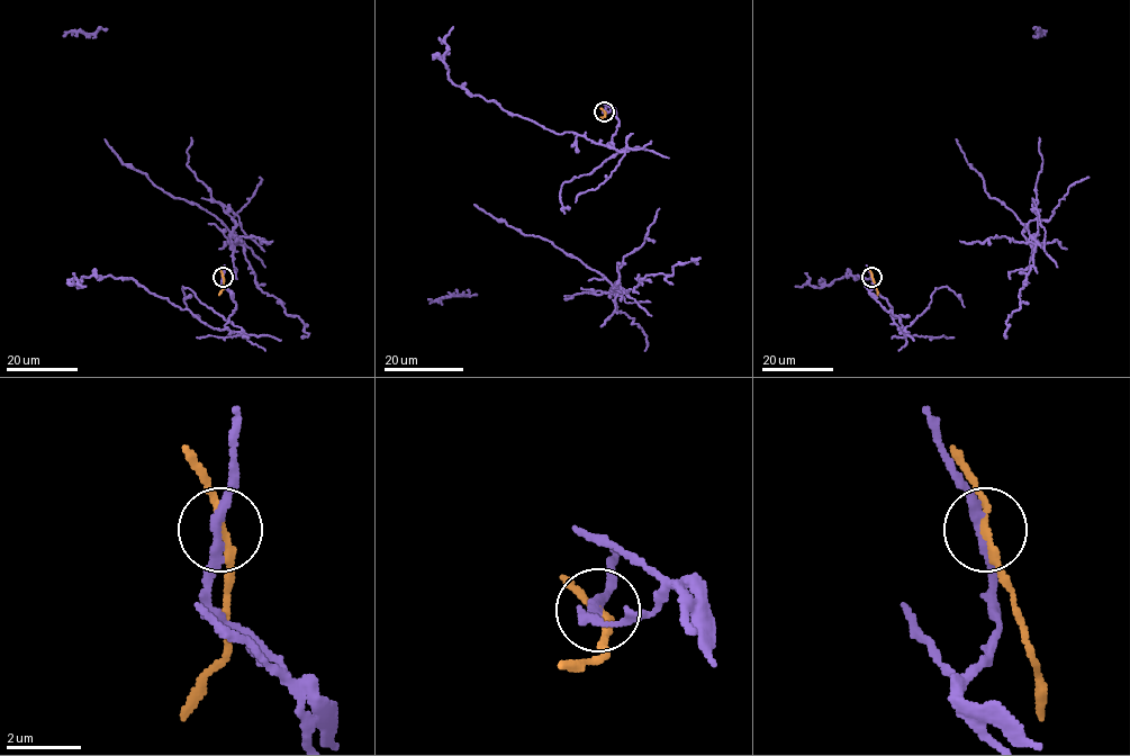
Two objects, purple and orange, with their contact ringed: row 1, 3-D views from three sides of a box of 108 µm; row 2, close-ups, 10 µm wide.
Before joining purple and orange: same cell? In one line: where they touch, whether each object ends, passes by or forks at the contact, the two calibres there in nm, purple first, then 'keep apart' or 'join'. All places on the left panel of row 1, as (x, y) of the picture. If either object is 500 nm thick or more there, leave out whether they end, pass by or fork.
(223, 277) | purple passes by | orange passes by | 240/190 nm | keep apart

